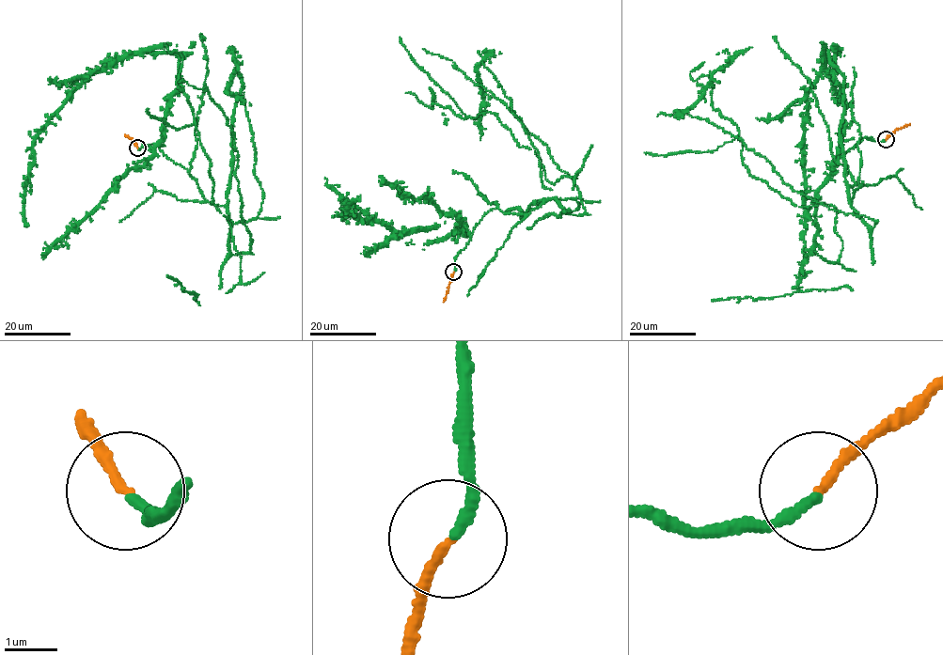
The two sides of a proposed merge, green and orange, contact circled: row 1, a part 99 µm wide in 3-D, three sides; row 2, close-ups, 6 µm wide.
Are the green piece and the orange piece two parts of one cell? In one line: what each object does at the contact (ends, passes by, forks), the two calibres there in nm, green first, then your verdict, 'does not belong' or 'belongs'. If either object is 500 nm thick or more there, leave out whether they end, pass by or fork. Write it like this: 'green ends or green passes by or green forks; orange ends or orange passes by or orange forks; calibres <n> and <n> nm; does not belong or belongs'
green ends; orange ends; calibres 190 and 160 nm; belongs

